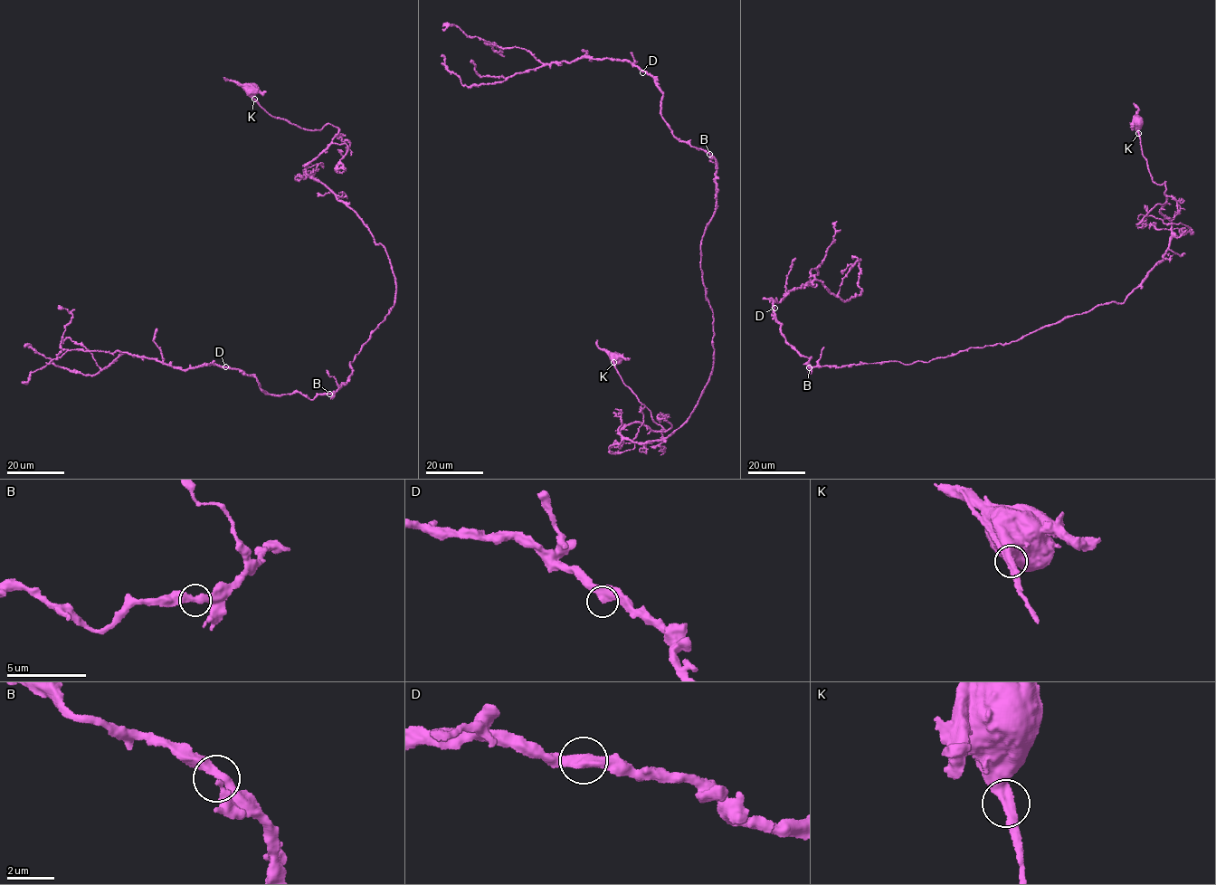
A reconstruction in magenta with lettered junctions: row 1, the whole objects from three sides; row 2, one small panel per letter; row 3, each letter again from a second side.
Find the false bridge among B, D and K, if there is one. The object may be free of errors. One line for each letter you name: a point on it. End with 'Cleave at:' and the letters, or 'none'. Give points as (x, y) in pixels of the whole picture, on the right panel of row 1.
K: place (1138, 133)
Cleave at: K

